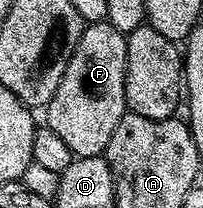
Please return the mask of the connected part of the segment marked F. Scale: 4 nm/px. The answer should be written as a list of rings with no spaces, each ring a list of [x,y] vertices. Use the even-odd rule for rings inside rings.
[[[109,22],[89,23],[84,26],[81,37],[77,41],[77,49],[69,57],[65,65],[65,73],[61,77],[61,85],[57,85],[57,93],[48,101],[45,108],[45,125],[69,145],[72,156],[84,159],[97,157],[106,152],[109,137],[121,122],[121,117],[128,114],[125,101],[125,65],[127,64],[127,37],[122,35]]]

